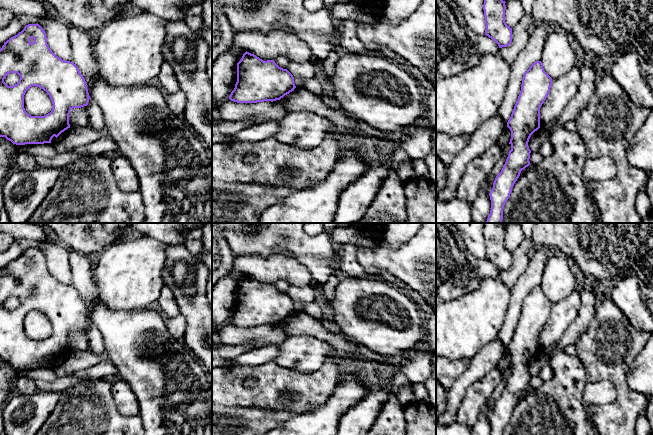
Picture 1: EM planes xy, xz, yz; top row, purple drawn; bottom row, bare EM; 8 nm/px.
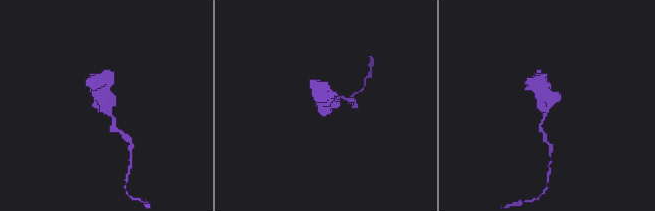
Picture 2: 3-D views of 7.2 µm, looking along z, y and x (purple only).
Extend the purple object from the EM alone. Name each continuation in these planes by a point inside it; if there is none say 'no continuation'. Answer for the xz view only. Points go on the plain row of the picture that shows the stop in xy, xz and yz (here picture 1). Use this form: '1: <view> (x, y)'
no continuation

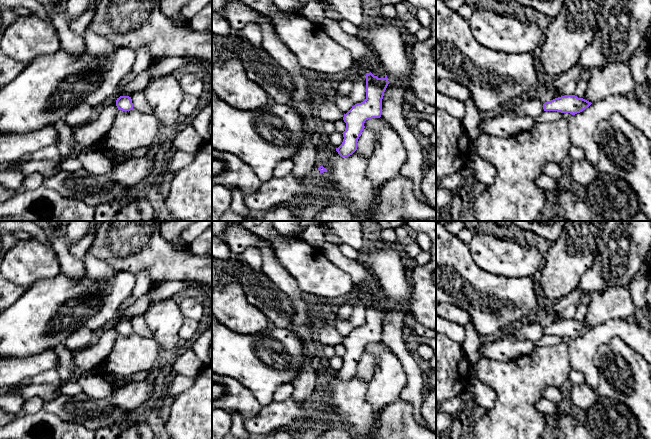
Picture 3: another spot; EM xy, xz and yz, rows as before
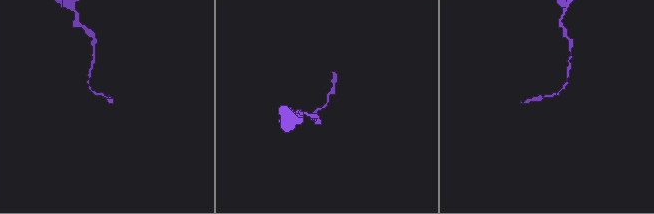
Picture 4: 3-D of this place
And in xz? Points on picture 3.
no continuation

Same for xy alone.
no continuation

